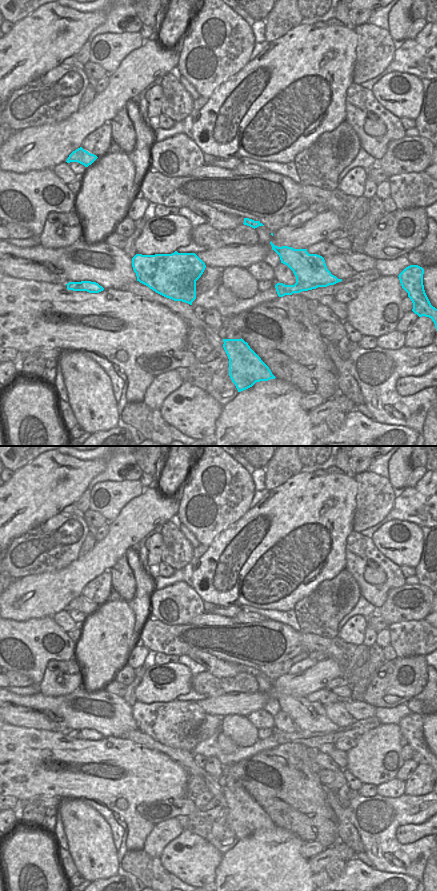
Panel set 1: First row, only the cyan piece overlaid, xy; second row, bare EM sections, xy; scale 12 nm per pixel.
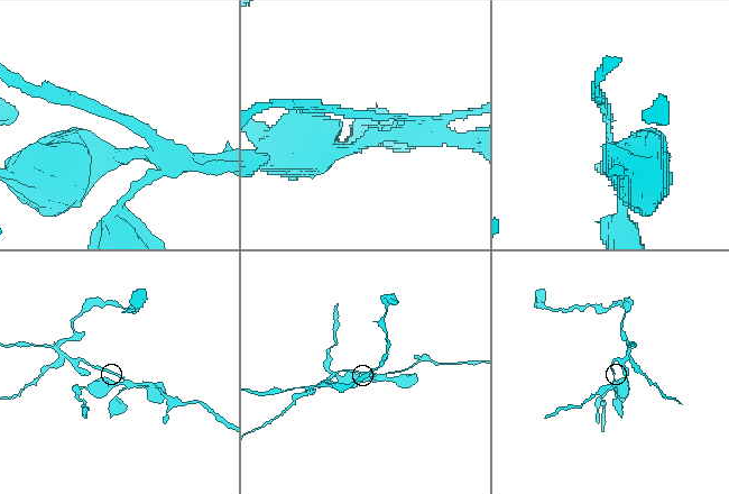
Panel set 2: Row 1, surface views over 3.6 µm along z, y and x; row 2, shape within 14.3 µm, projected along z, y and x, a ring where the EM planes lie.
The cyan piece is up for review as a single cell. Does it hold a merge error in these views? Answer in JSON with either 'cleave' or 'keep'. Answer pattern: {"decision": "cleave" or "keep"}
{"decision": "cleave"}

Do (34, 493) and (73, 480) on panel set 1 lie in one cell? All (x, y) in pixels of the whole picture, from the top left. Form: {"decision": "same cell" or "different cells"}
{"decision": "same cell"}

